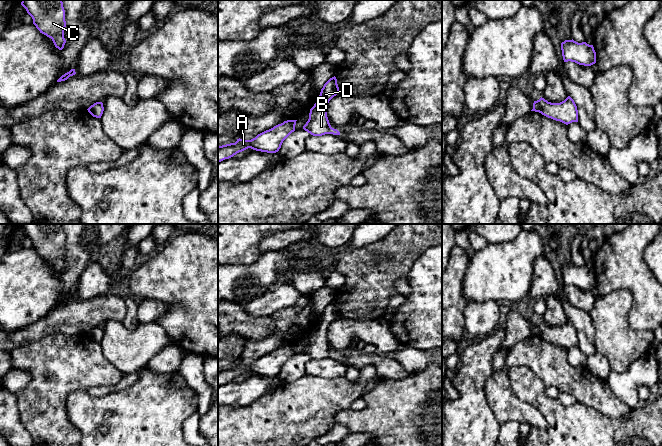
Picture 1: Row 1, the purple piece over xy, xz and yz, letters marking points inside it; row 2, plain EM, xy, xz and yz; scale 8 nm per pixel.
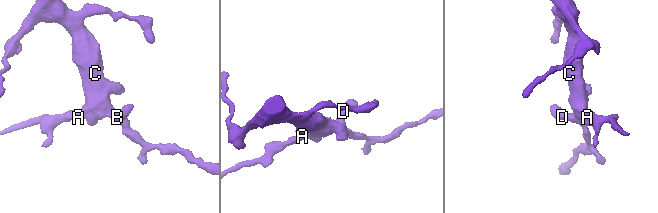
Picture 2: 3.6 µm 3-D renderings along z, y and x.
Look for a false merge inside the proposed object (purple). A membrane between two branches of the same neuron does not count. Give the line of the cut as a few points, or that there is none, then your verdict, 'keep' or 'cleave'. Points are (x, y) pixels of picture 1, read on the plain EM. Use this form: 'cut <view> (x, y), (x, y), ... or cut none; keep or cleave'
cut none; keep

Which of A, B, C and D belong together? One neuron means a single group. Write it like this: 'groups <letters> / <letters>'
groups A B C D

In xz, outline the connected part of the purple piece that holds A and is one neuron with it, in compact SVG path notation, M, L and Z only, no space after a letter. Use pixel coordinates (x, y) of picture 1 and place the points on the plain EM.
M287 344L258 358L251 364L237 363L235 367L218 370L218 386L229 383L248 372L256 375L276 377L283 365L295 355L297 344Z

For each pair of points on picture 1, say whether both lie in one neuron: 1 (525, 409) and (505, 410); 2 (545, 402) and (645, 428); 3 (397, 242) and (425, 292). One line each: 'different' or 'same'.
1: same
2: same
3: different

